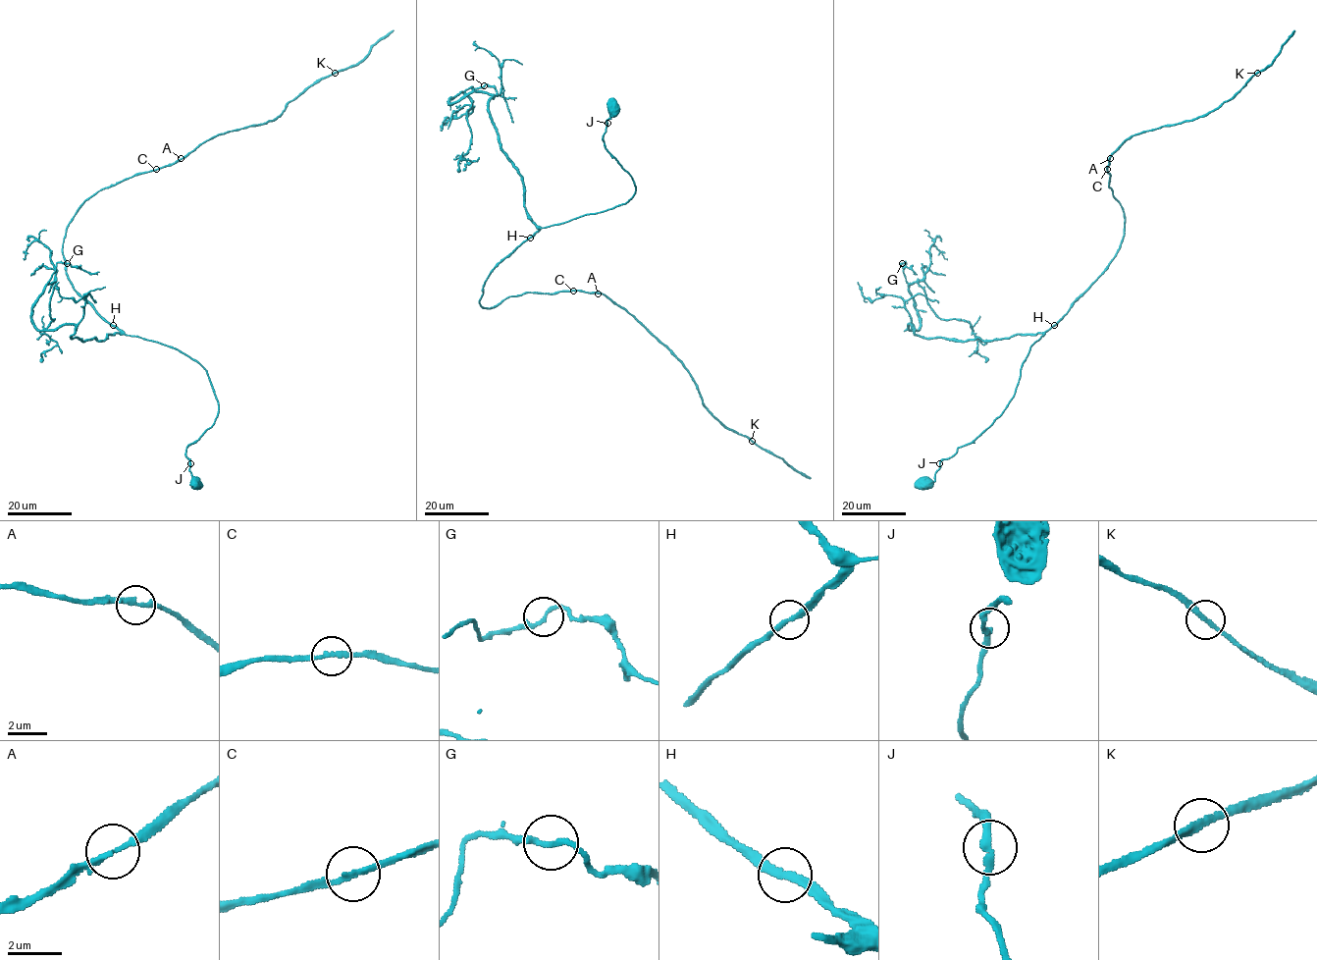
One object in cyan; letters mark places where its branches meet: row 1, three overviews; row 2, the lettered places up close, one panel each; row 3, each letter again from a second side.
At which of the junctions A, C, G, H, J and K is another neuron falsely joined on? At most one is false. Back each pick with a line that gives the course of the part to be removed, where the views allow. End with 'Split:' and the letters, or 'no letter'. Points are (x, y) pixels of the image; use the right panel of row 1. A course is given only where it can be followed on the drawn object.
Split: no letter

